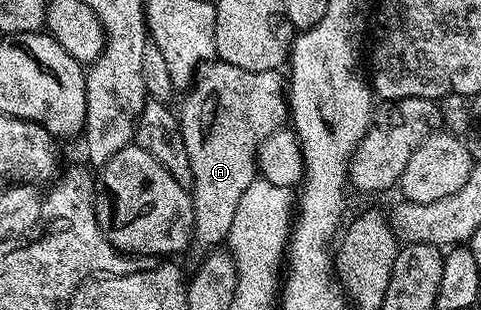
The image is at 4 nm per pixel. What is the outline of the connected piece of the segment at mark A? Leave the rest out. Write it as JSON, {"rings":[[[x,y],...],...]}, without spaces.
{"rings":[[[208,61],[197,68],[197,74],[184,95],[185,100],[179,106],[179,118],[193,174],[193,243],[201,253],[205,253],[228,240],[231,221],[235,221],[235,209],[239,209],[243,193],[247,193],[259,175],[257,148],[271,132],[284,124],[281,122],[286,122],[287,83],[280,70],[248,71],[239,69],[239,65]]]}

